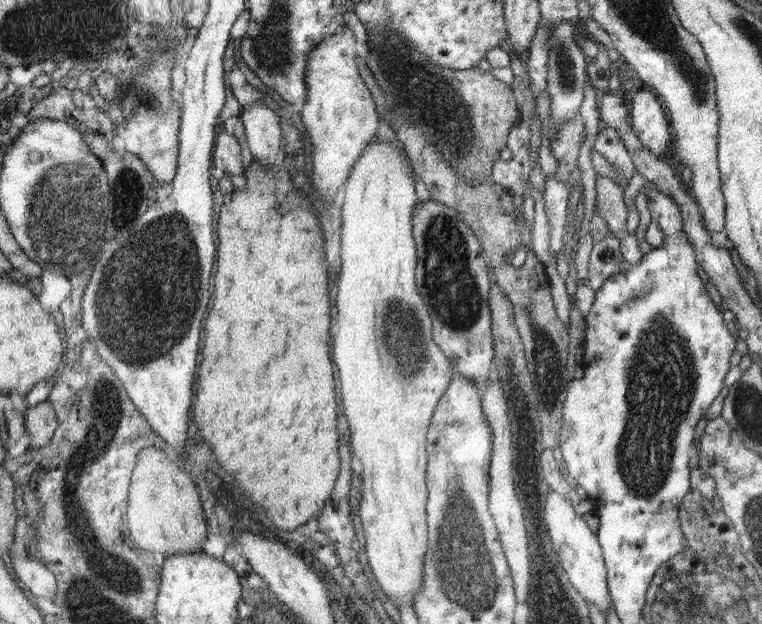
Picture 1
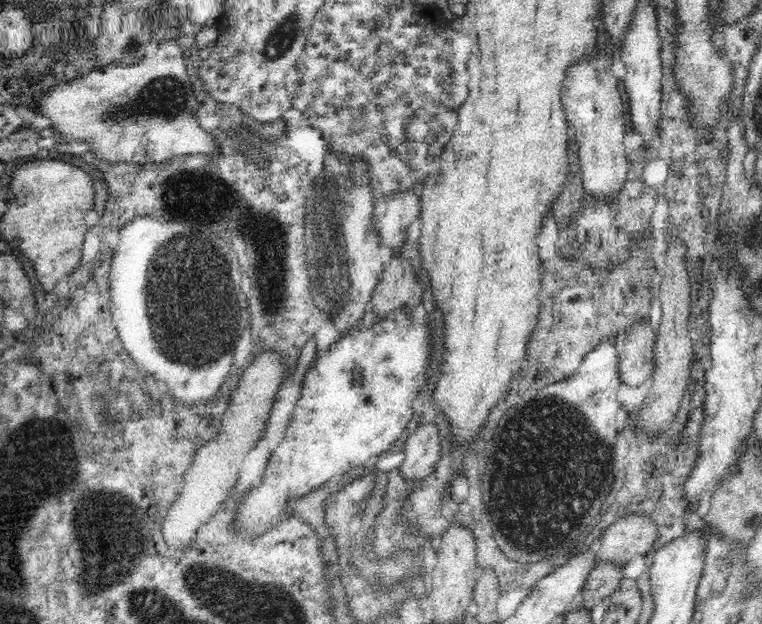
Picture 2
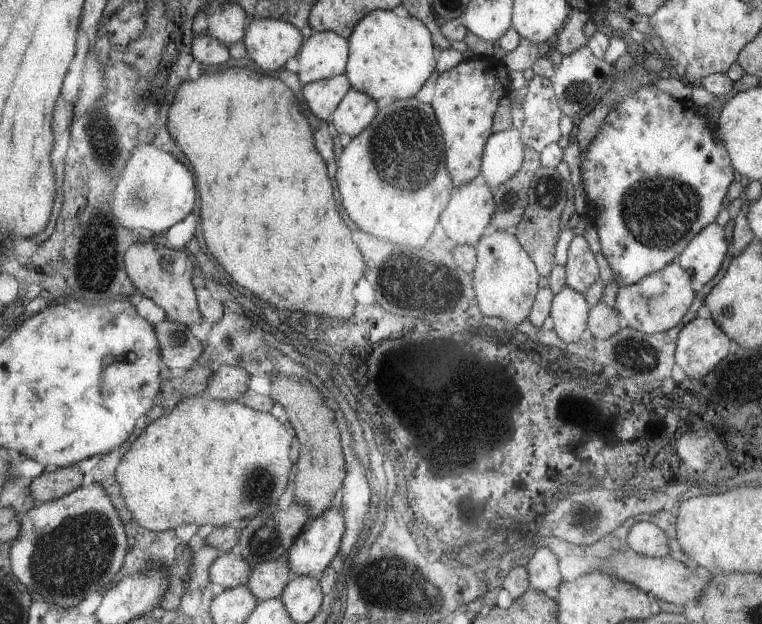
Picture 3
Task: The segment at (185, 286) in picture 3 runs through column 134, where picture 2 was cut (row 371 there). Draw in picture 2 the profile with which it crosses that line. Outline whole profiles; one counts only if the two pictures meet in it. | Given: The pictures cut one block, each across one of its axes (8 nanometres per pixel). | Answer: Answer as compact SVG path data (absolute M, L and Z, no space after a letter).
M274 351L258 353L244 370L243 380L235 392L234 402L224 414L222 430L218 430L214 441L200 448L190 472L184 476L184 494L180 494L176 501L176 510L172 510L172 514L168 514L168 520L164 522L166 546L188 546L188 542L192 542L193 536L196 535L196 530L202 524L206 524L220 506L221 499L235 488L236 478L239 477L238 468L263 436L261 430L265 426L264 418L268 418L268 410L272 410L284 374L286 363Z

